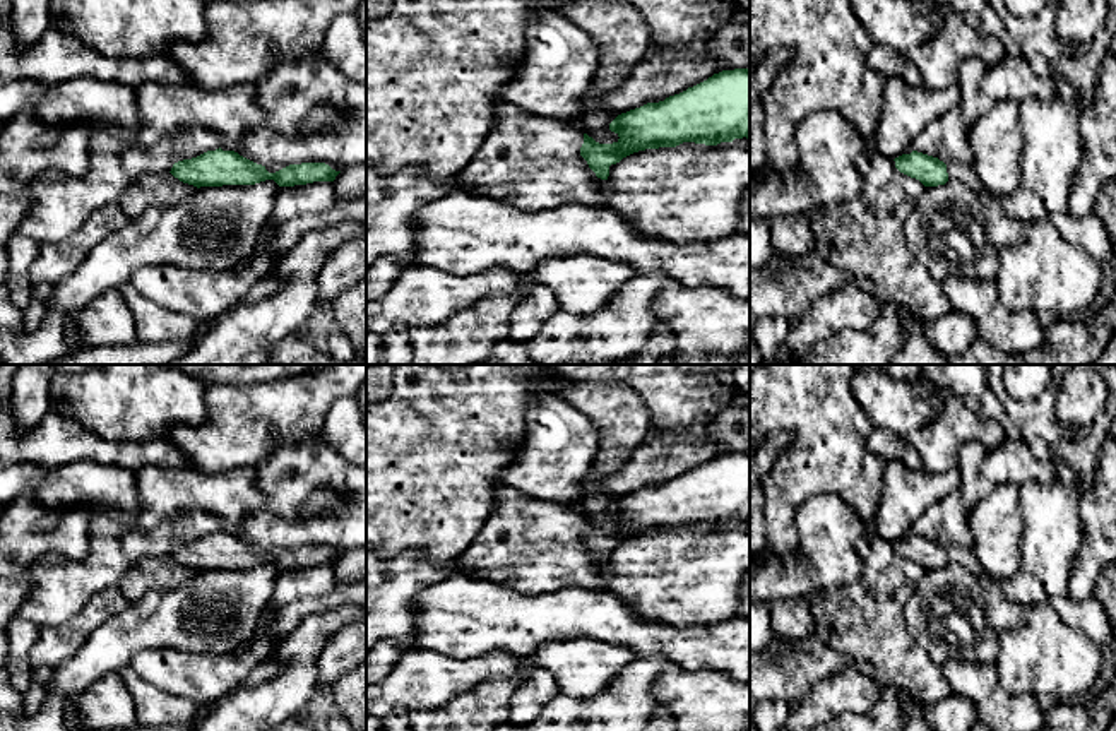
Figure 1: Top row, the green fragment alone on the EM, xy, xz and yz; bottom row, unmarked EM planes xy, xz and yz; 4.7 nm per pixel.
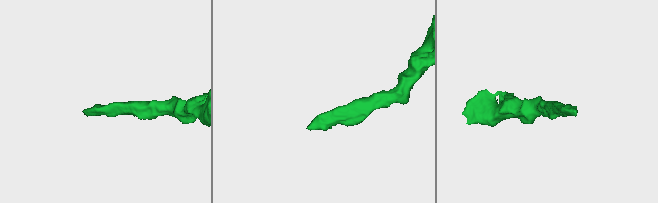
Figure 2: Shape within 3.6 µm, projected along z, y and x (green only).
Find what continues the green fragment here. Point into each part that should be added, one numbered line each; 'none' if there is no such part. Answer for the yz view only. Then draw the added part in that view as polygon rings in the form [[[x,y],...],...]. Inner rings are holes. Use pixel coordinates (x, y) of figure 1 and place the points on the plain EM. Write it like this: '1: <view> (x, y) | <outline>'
1: yz (961, 555) | [[[953,544],[945,548],[948,563],[959,563],[976,577],[981,577],[984,574],[984,568],[981,567],[981,562],[974,555],[972,548],[953,546]]]

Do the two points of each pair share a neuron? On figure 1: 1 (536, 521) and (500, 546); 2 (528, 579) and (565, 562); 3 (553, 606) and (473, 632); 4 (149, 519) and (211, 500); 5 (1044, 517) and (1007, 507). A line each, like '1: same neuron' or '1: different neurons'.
1: same neuron
2: same neuron
3: same neuron
4: same neuron
5: different neurons

